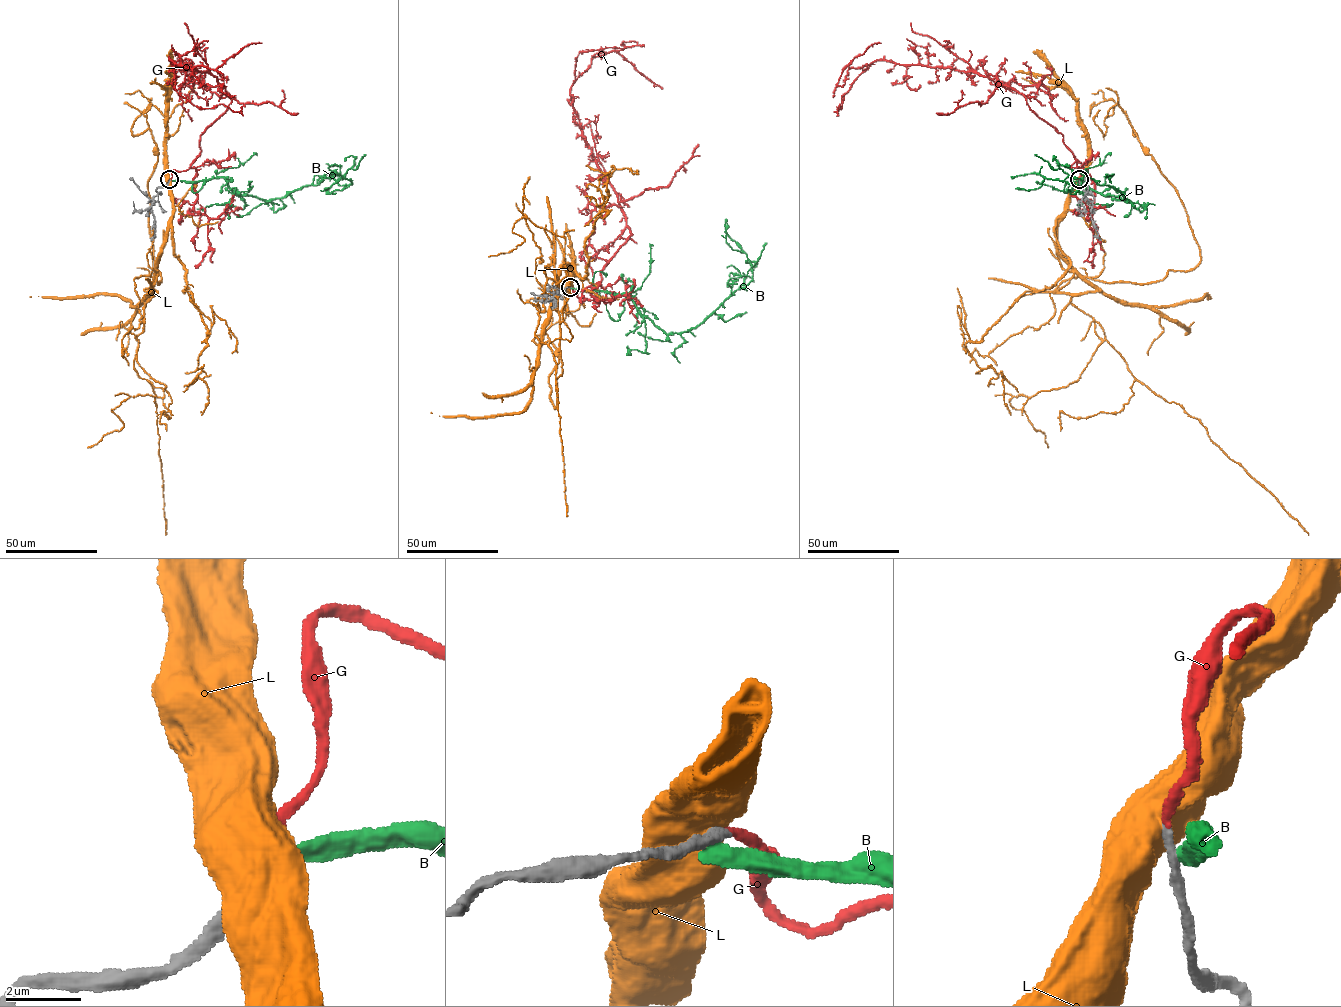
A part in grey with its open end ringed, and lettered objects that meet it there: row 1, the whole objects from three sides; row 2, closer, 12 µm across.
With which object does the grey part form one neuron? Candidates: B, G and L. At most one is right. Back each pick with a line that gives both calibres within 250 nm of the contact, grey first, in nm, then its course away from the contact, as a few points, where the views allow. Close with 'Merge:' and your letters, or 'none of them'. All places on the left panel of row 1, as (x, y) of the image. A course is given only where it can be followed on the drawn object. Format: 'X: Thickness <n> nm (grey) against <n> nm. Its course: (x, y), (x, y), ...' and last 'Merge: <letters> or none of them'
G: Thickness 280 nm (grey) against 240 nm. Its course: (169, 179), (197, 156), (200, 136), (231, 98), (209, 72), (169, 60), (215, 70), (261, 43)
Merge: G

